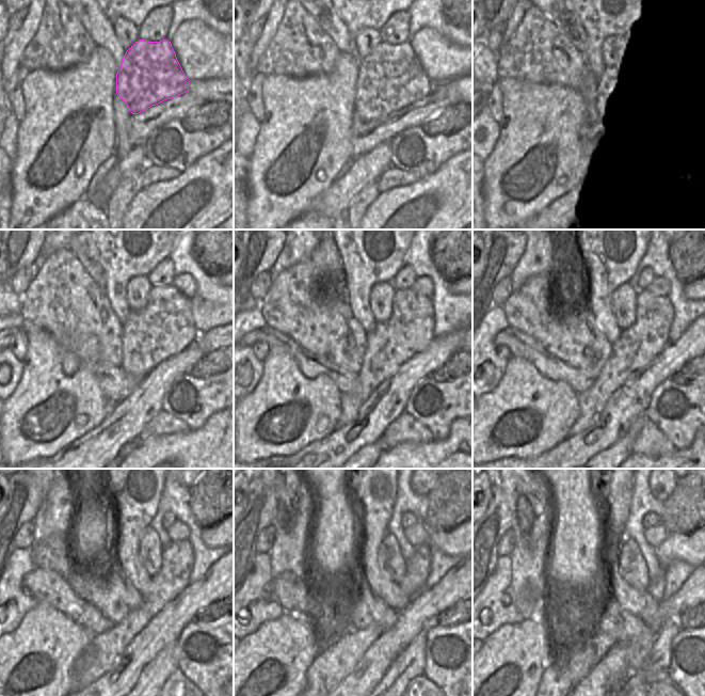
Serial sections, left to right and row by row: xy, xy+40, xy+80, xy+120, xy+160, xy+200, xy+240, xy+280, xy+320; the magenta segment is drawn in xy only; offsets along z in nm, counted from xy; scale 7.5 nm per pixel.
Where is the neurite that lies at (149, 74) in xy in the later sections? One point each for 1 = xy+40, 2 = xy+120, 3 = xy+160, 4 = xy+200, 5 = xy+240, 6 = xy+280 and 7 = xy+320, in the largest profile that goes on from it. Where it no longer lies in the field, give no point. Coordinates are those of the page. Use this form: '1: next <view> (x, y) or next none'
1: next xy+40 (390, 78)
2: next xy+120 (164, 328)
3: next xy+160 (411, 328)
4: next xy+200 (638, 345)
5: next xy+240 (177, 558)
6: next xy+280 (336, 659)
7: next xy+320 (565, 671)

